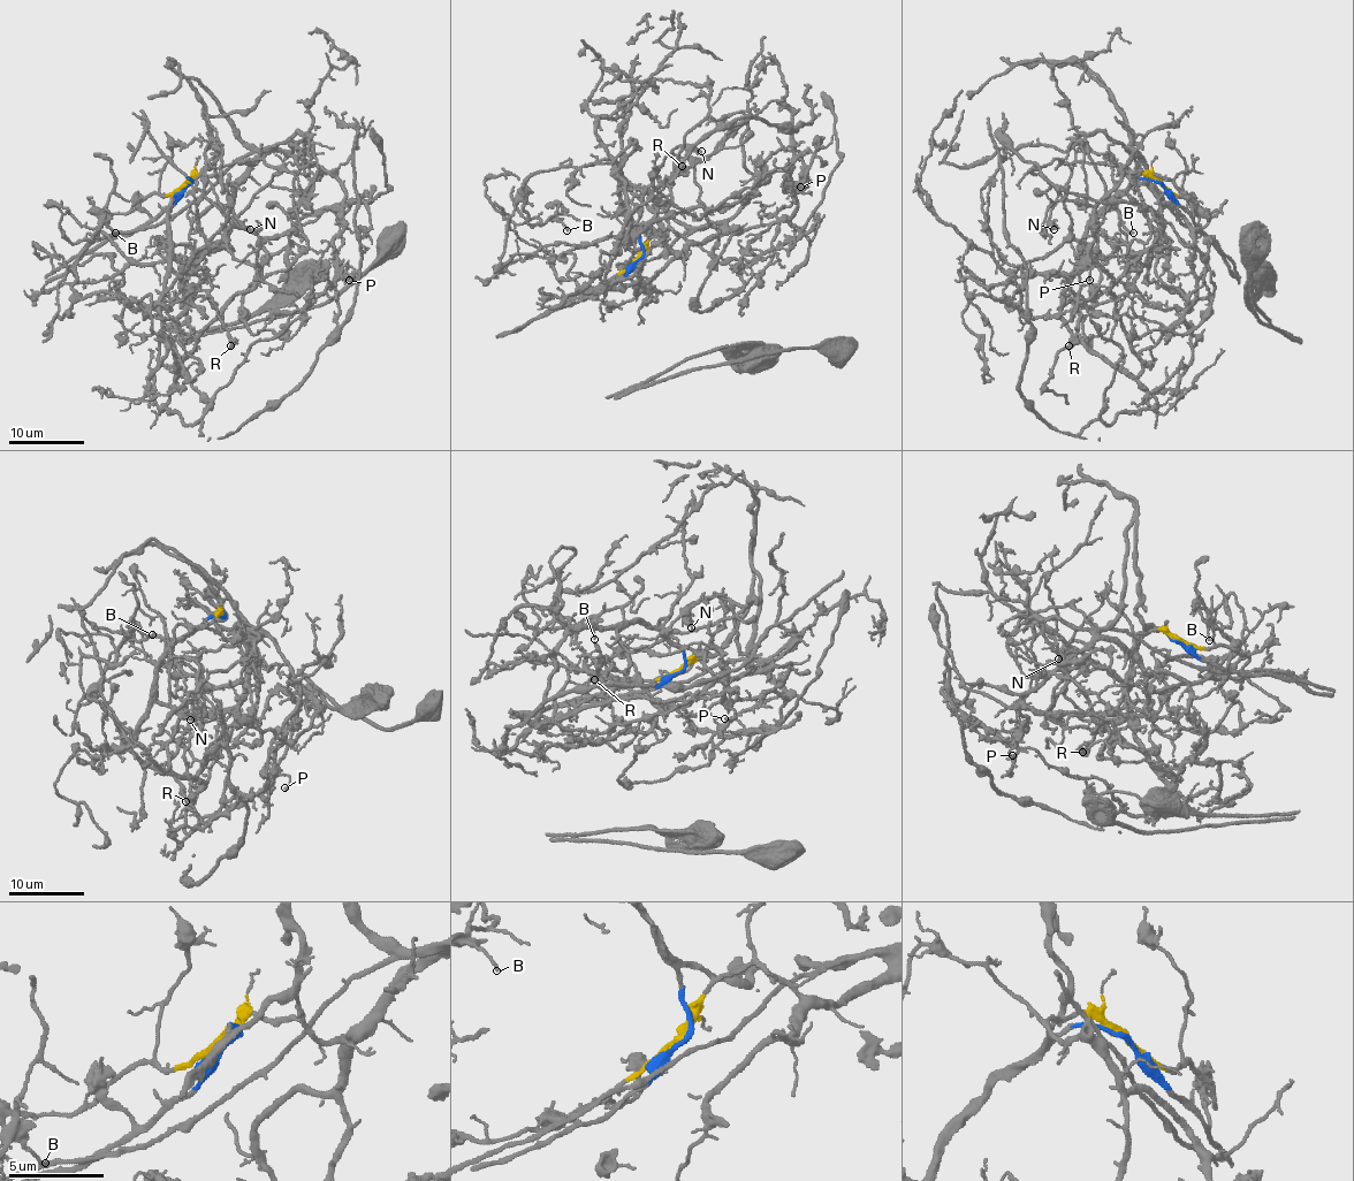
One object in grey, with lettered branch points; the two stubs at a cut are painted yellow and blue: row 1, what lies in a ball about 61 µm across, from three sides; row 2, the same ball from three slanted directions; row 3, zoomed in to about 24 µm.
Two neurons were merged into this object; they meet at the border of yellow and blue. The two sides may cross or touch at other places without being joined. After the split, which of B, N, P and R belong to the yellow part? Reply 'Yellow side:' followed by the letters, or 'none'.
Yellow side: N, P

